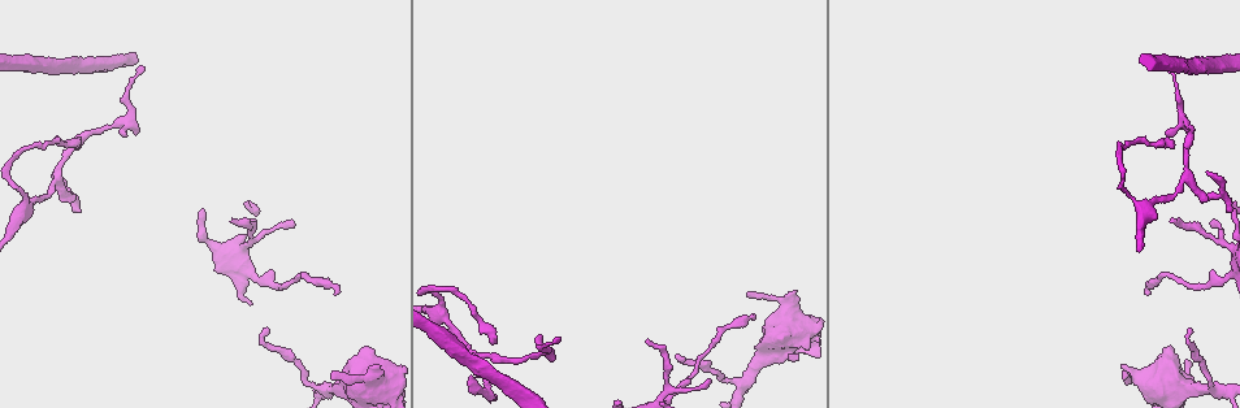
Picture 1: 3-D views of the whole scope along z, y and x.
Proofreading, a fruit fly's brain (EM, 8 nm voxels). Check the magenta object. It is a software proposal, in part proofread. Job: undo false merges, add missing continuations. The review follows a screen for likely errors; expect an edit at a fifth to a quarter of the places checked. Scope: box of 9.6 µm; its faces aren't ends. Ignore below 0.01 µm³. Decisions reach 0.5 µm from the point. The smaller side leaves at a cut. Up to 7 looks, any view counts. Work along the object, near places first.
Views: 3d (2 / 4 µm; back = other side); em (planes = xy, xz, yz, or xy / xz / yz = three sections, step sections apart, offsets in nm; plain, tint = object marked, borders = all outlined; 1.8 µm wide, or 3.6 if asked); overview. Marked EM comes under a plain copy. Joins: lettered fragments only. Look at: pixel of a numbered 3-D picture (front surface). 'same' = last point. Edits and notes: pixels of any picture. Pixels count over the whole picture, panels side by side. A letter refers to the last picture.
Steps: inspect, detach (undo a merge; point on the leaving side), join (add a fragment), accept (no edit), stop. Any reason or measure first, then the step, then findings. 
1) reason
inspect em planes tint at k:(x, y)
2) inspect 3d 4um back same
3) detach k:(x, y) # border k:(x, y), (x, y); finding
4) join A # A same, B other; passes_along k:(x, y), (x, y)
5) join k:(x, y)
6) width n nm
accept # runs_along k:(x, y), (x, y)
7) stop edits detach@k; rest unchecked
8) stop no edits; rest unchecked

branch stops here
inspect em planes borders at 1:(331, 378)

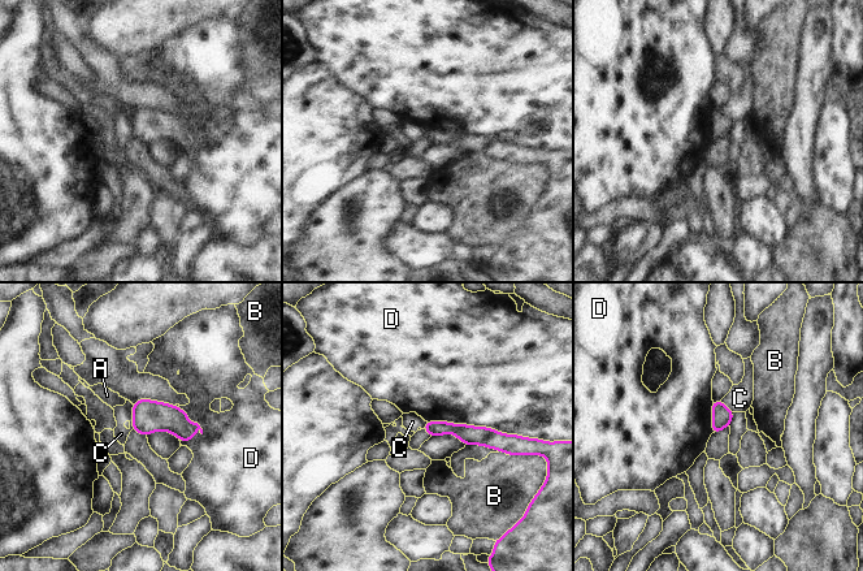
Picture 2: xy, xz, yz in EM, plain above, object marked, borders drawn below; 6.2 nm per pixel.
width 100 nm
accept # A other, B other, C other, D other; border 2:(131, 405), (133, 428); no lettered fragment goes on from it

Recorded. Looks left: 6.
sharp bend
inspect em planes tint at 1:(71, 196)

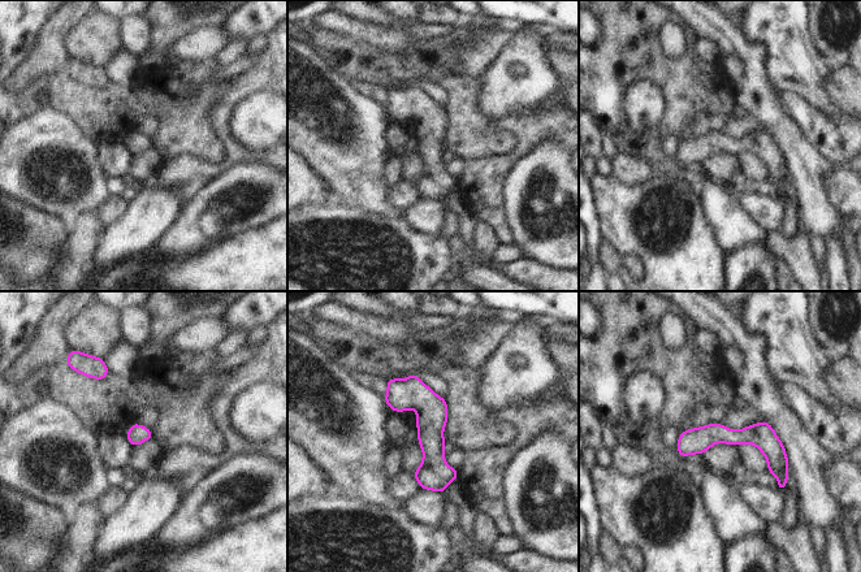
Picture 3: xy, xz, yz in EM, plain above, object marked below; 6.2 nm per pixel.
see the neighbours
inspect em planes borders same

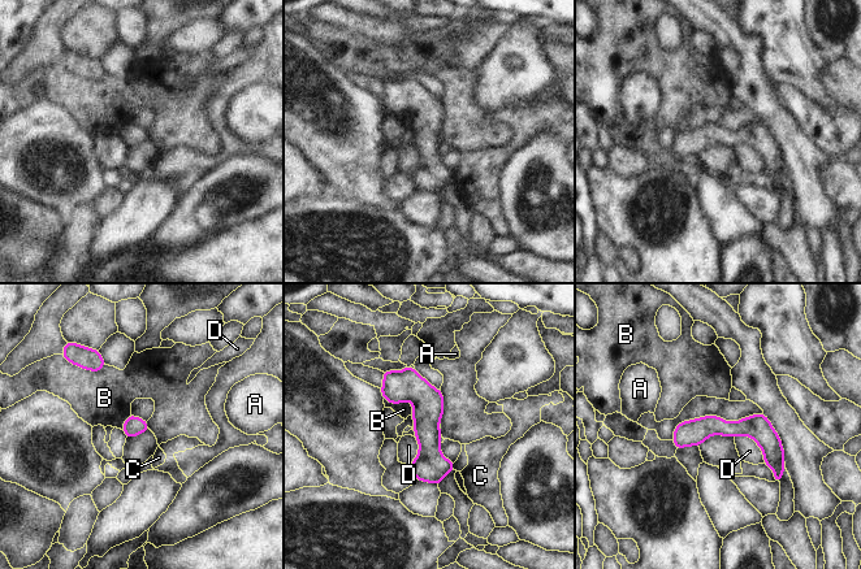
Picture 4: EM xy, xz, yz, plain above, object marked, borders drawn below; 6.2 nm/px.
longest_contact D 260 nm
accept # A other, B other, C other, D other; border 4:(384, 398), (411, 402), (412, 413); one neuron here

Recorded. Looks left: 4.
thin end
inspect em xy step 4 borders at 1:(294, 223)

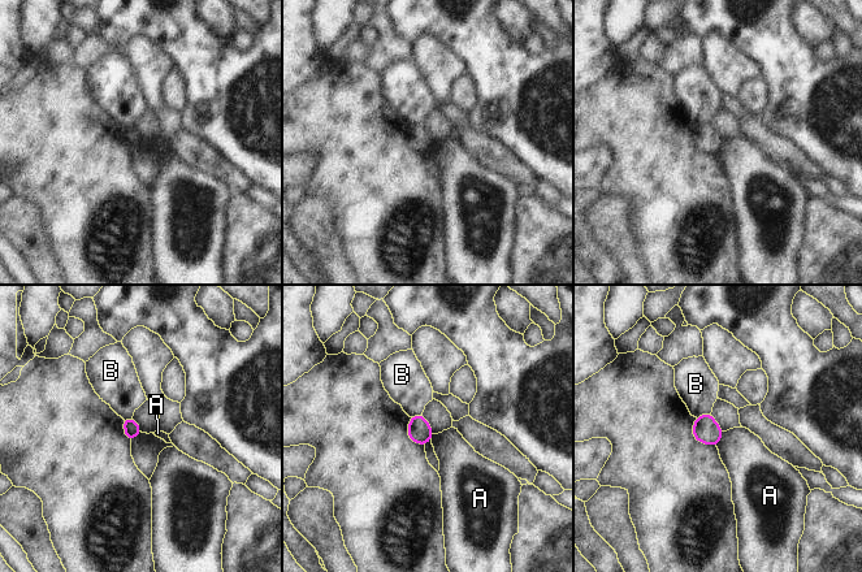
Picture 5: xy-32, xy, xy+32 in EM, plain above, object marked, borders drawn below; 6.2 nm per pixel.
inspect em planes borders same

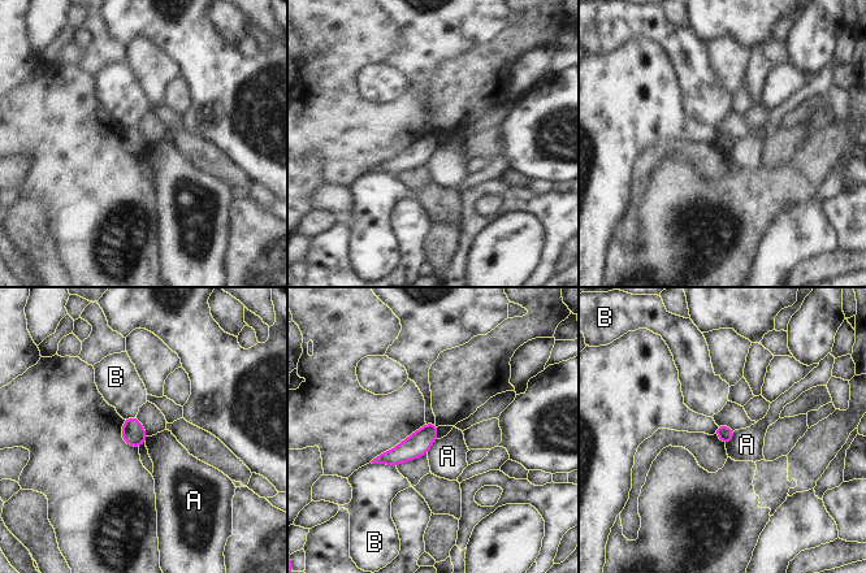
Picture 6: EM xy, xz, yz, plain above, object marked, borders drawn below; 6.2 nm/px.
accept # A other, B other; border 6:(735, 430), (726, 445); none of them fits

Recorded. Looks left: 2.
stop no edits; rest unchecked

